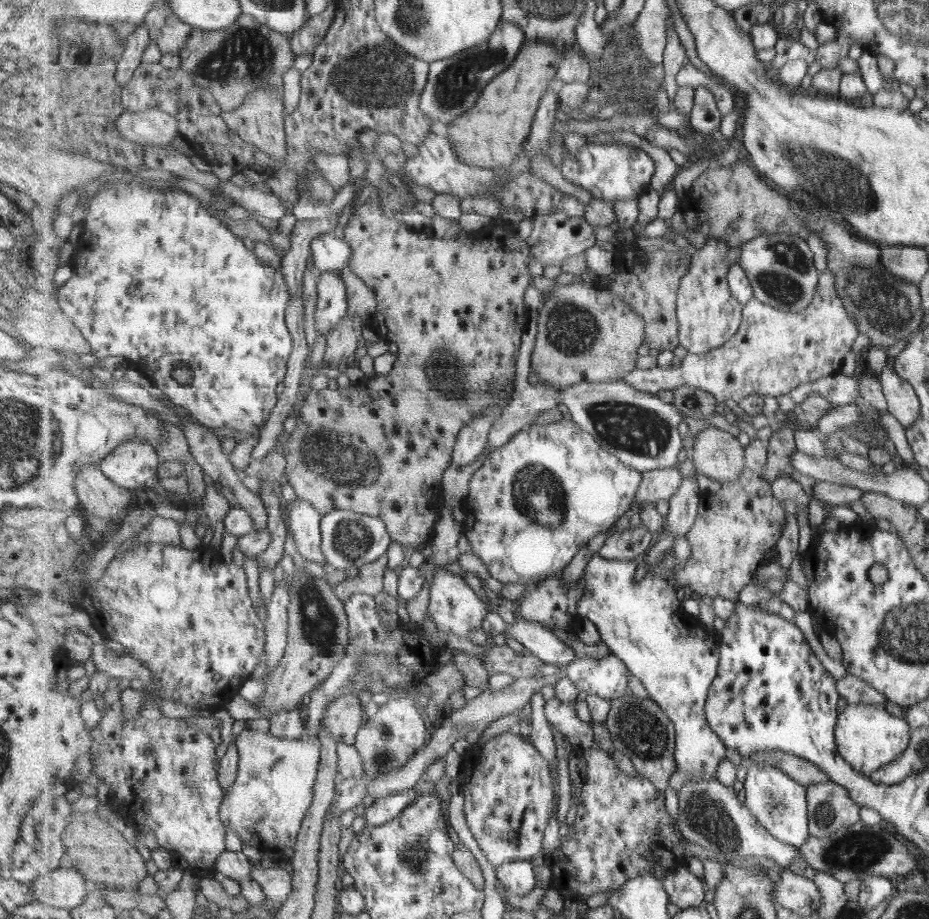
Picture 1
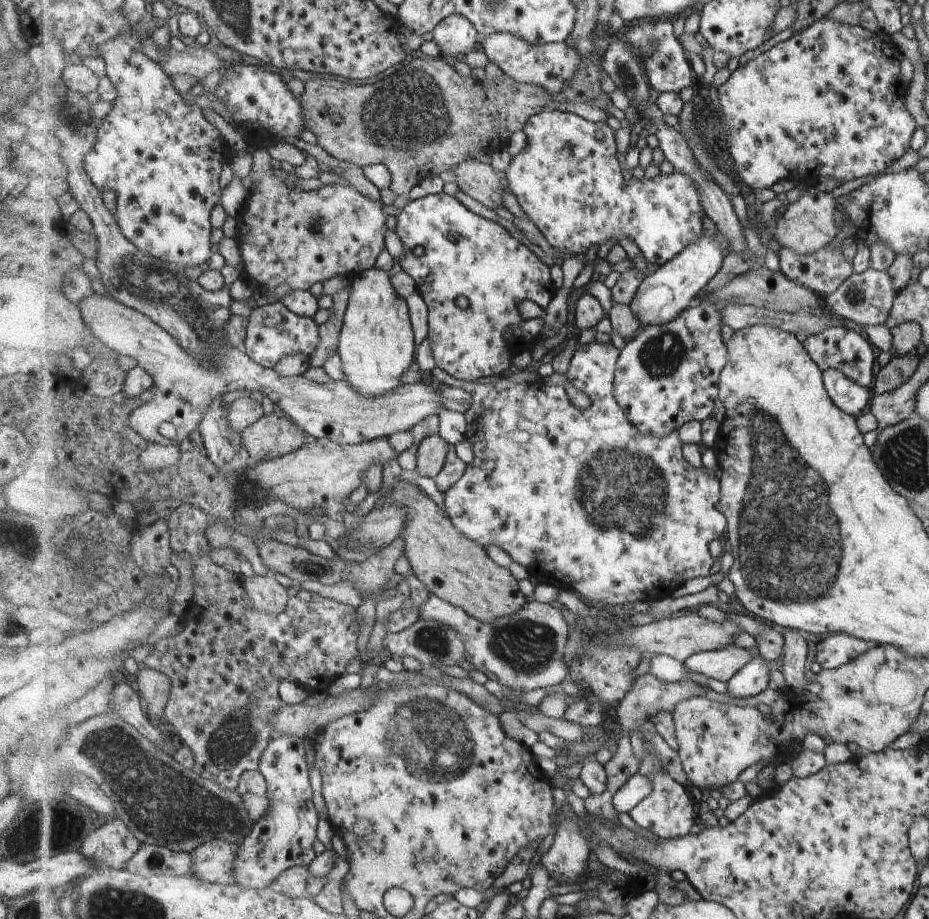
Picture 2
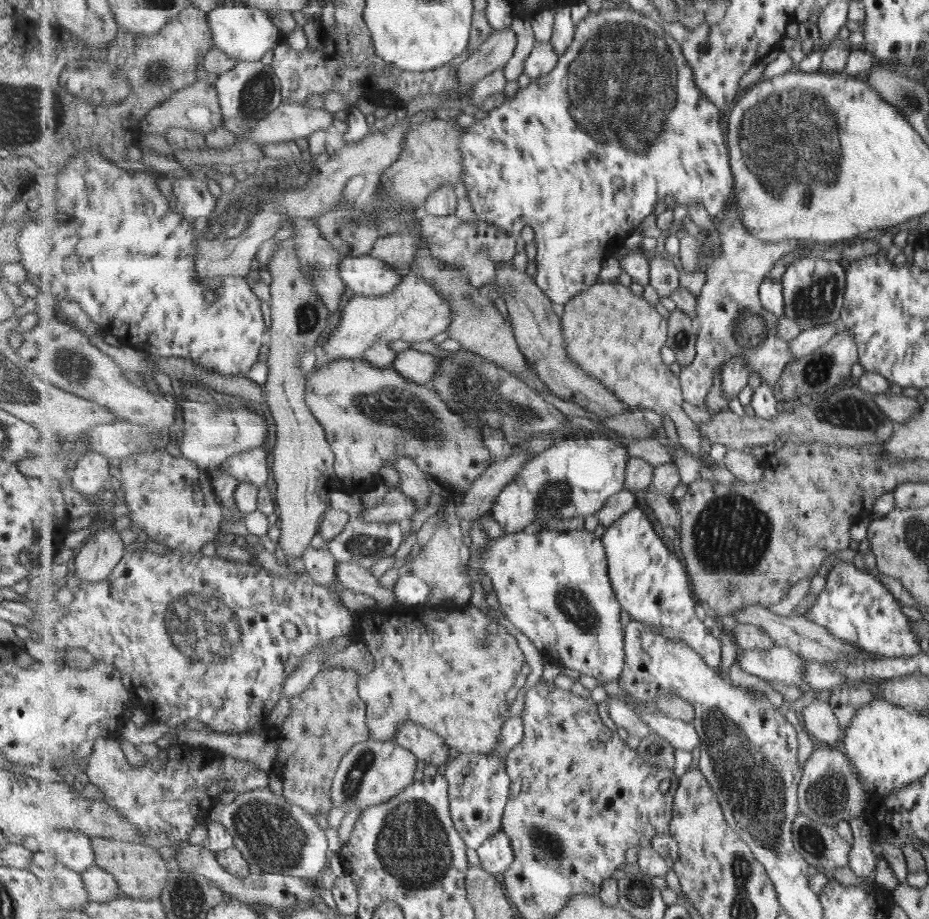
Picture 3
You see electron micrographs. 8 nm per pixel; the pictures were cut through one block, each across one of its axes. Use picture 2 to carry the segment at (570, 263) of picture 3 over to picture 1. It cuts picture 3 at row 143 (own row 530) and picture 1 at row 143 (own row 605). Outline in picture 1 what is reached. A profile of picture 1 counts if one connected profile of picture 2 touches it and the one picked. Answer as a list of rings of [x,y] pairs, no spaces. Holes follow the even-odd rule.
[[[589,143],[577,154],[562,152],[560,166],[563,176],[575,185],[589,189],[594,199],[616,202],[624,199],[637,199],[652,184],[656,172],[656,161],[645,150],[627,144]]]

